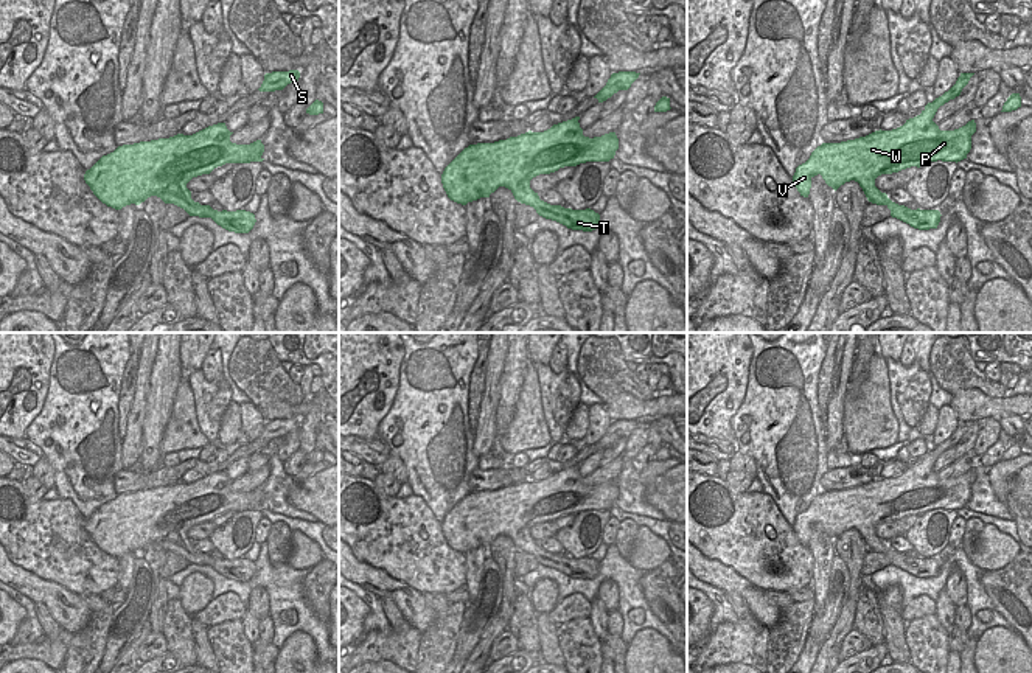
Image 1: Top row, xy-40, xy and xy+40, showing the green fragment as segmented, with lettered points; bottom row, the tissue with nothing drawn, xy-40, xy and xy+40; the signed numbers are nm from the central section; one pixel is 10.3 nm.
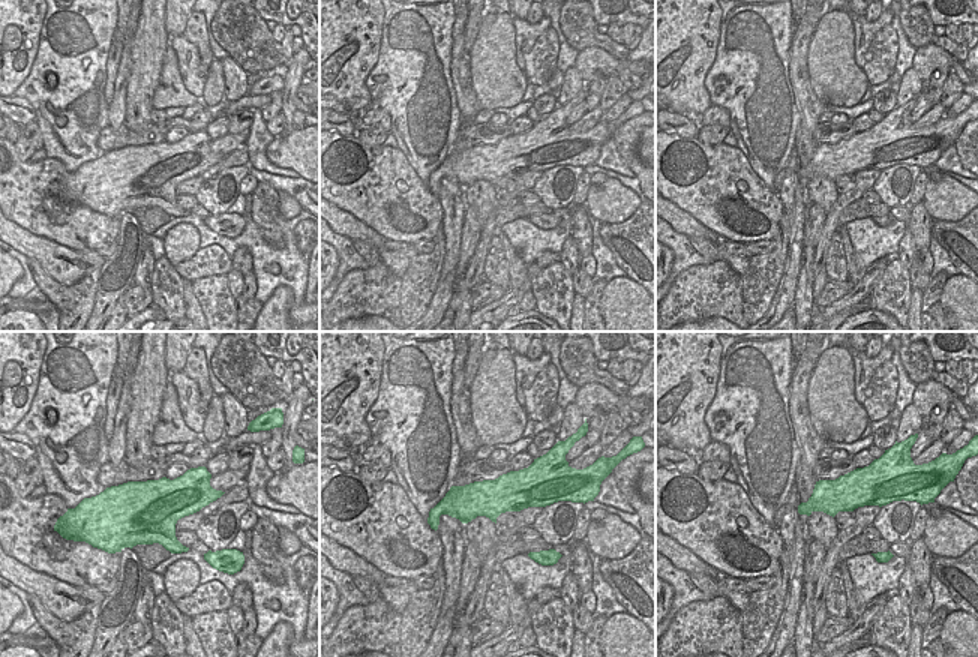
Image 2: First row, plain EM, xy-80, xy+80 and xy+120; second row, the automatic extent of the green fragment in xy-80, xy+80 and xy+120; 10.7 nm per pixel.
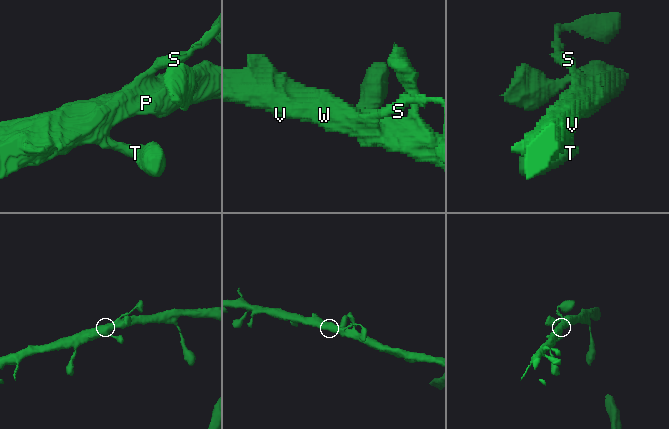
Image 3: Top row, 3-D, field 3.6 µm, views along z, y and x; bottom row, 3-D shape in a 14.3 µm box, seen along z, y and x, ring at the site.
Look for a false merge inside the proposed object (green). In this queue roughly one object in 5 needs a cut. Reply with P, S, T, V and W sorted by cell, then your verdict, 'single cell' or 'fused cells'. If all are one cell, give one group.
P S T V W; single cell

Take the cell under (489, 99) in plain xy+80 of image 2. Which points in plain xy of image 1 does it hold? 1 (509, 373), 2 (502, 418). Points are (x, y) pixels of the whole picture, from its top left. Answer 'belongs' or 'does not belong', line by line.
1: does not belong
2: does not belong

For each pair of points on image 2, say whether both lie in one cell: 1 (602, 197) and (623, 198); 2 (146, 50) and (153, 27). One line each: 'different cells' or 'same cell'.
1: same cell
2: same cell

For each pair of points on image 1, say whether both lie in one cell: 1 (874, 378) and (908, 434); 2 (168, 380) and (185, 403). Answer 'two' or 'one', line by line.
1: two
2: two

